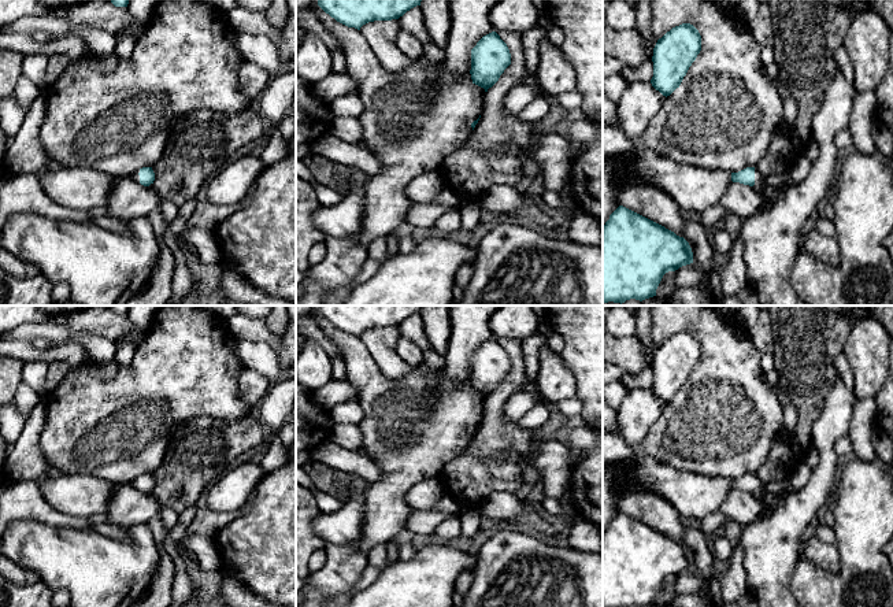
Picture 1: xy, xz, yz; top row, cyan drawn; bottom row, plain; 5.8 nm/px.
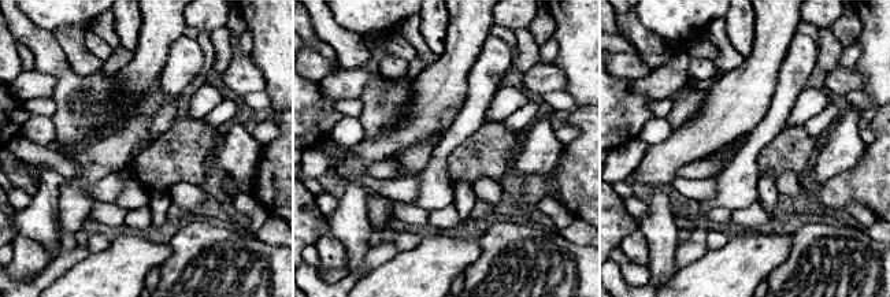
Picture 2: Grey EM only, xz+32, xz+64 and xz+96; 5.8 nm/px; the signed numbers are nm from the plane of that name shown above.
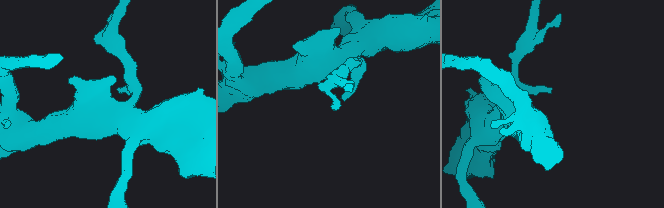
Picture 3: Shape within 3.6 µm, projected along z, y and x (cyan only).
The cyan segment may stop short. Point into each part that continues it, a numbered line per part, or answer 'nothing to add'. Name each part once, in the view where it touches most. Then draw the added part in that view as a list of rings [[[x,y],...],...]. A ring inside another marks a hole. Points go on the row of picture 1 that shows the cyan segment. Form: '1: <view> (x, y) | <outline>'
1: yz (799, 171) | [[[805,156],[797,159],[788,170],[777,174],[764,177],[755,169],[755,185],[762,189],[766,188],[785,188],[788,185],[798,185],[807,179],[812,167],[812,162],[809,162]]]

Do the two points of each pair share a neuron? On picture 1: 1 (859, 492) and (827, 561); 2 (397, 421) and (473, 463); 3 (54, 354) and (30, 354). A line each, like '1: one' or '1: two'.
1: two
2: two
3: one

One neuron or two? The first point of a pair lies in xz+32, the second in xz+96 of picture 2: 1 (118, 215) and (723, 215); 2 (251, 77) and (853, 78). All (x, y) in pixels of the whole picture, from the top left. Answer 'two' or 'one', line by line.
1: one
2: one

